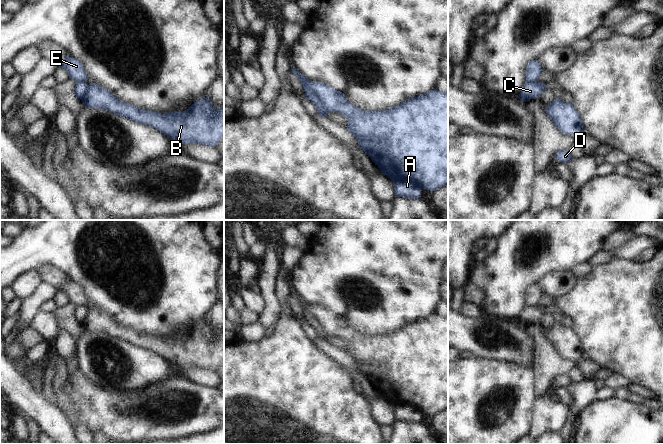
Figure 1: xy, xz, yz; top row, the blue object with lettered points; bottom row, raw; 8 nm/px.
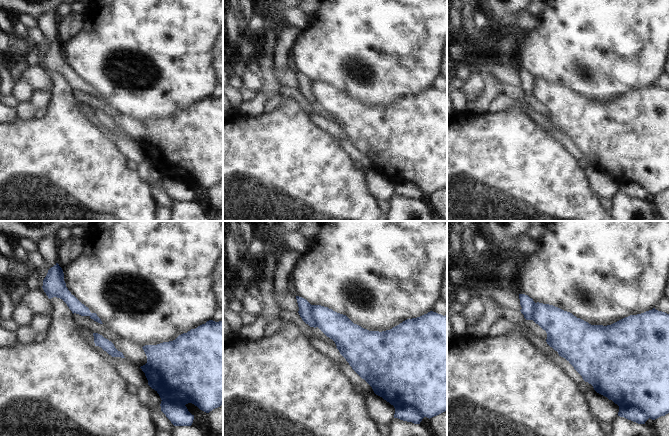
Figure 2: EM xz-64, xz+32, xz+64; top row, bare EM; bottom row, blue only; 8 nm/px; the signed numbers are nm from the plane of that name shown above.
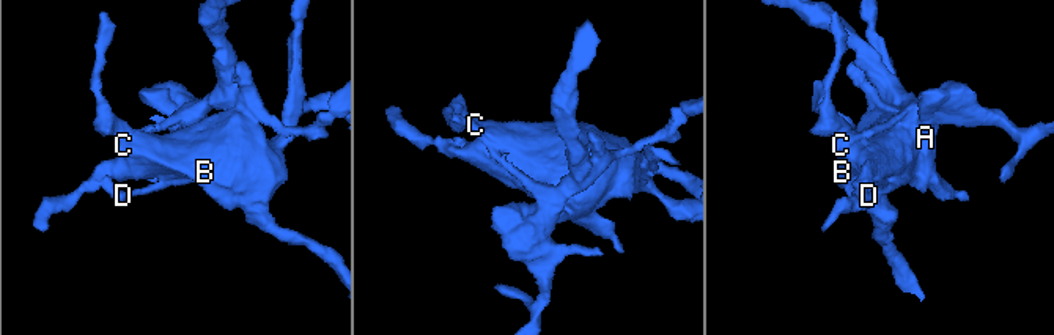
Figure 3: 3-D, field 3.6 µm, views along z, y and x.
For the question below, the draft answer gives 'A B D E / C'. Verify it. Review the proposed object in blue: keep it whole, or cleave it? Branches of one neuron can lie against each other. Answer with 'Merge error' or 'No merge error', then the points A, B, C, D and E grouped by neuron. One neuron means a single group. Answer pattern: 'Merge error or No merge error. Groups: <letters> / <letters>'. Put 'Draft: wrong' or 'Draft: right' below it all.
Merge error. Groups: A B D E / C.
Draft: right

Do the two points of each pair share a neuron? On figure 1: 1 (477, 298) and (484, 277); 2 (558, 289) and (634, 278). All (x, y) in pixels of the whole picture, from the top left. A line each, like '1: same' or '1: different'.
1: different
2: different

